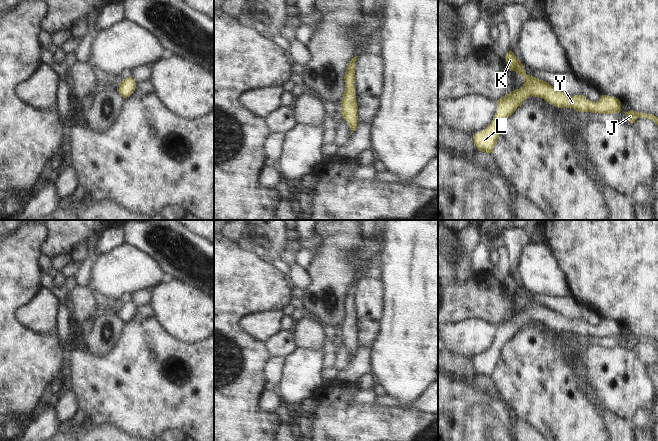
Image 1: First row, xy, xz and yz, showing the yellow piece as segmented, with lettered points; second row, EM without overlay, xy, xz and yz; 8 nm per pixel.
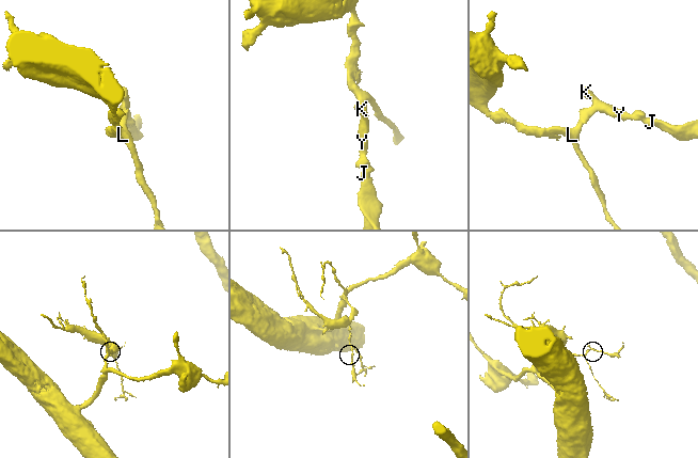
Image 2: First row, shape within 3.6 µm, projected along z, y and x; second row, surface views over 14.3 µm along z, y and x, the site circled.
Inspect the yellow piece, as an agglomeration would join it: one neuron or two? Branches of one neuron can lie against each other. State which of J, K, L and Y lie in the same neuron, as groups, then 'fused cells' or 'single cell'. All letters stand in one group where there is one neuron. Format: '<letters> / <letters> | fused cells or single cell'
J K L Y | single cell

